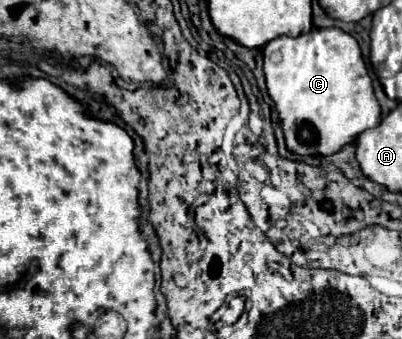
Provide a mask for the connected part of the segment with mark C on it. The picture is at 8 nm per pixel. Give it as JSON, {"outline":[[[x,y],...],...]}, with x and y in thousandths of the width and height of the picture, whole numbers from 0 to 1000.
{"outline":[[[784,83],[739,112],[694,106],[654,142],[664,271],[694,330],[714,437],[749,460],[833,454],[848,431],[948,360],[888,118],[843,83]]]}

